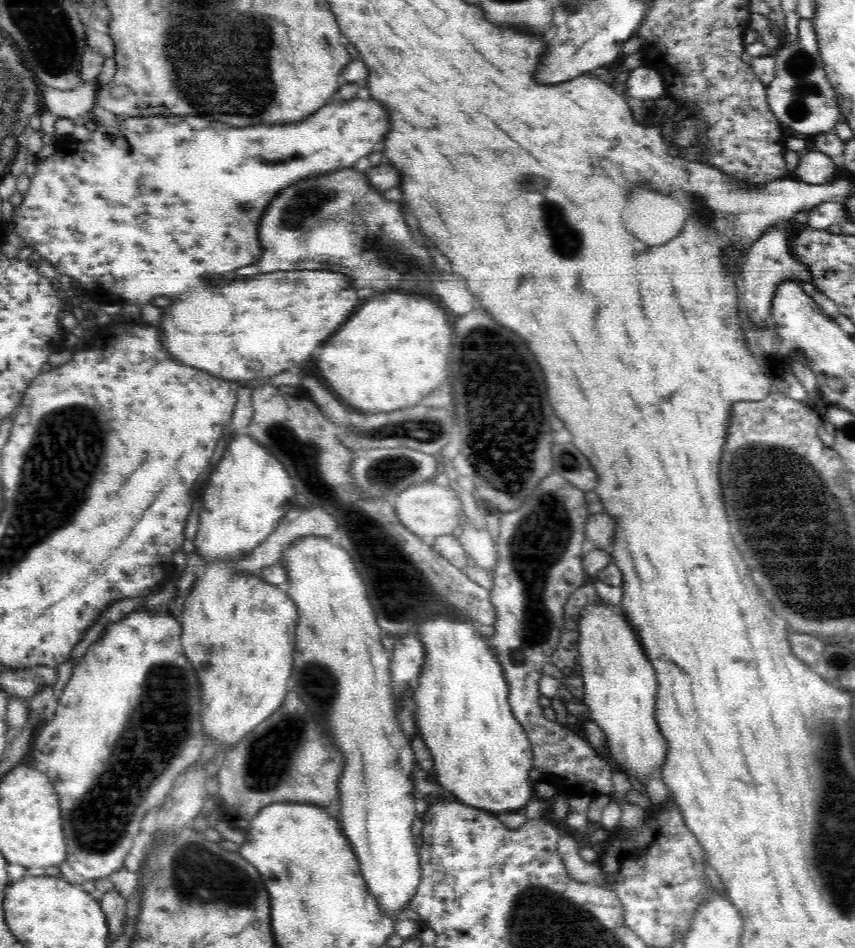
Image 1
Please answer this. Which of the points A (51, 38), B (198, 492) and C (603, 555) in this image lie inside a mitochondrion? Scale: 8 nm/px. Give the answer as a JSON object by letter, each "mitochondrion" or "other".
{"A":"mitochondrion","B":"other","C":"other"}

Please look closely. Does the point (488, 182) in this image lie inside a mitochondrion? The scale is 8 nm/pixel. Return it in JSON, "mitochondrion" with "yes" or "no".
{"mitochondrion":"no"}

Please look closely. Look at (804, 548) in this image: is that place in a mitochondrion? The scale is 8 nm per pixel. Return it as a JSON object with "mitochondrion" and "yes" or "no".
{"mitochondrion":"yes"}

